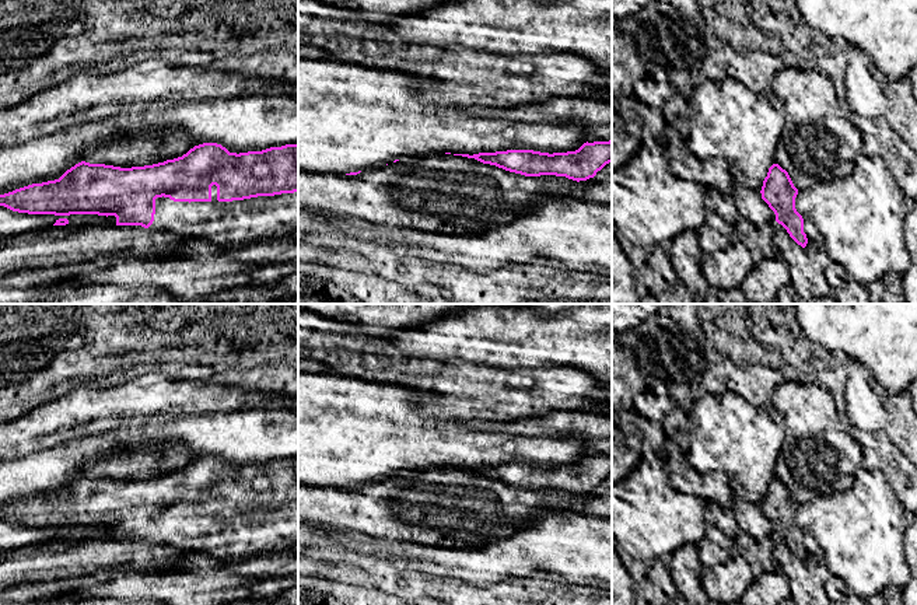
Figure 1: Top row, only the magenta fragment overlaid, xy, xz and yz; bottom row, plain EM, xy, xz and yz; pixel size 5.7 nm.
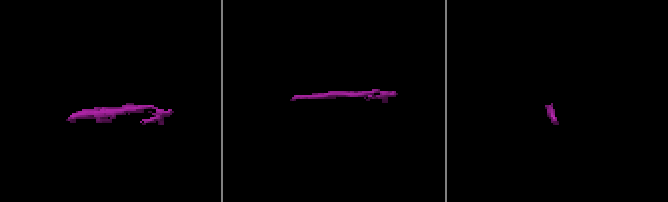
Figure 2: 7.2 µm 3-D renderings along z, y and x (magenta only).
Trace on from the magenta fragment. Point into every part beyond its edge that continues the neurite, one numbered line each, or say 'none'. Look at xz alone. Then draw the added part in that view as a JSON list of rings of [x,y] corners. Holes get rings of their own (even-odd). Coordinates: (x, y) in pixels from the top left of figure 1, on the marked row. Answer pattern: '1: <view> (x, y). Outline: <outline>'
none

